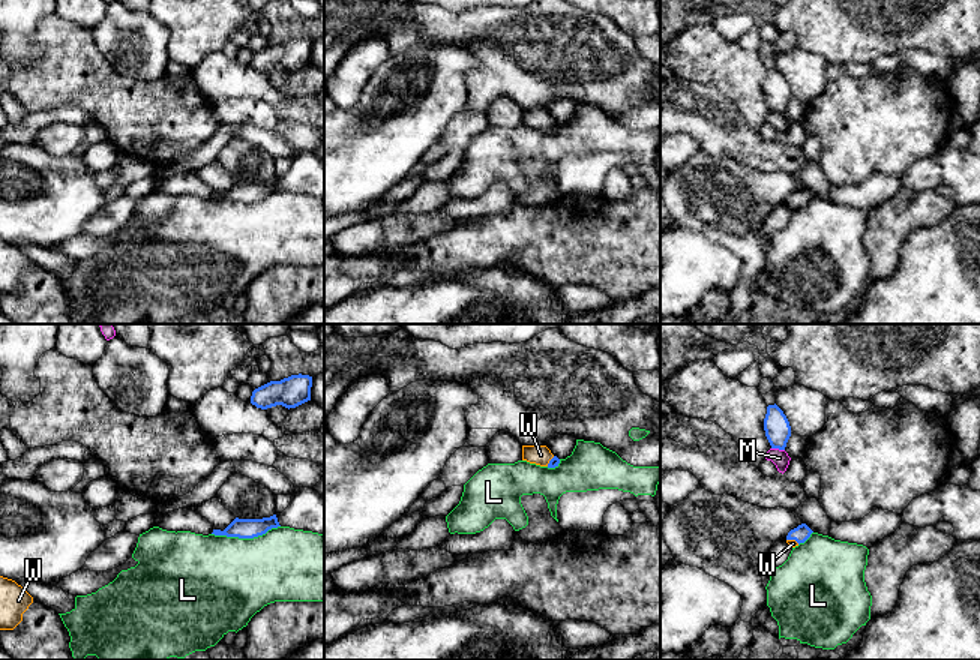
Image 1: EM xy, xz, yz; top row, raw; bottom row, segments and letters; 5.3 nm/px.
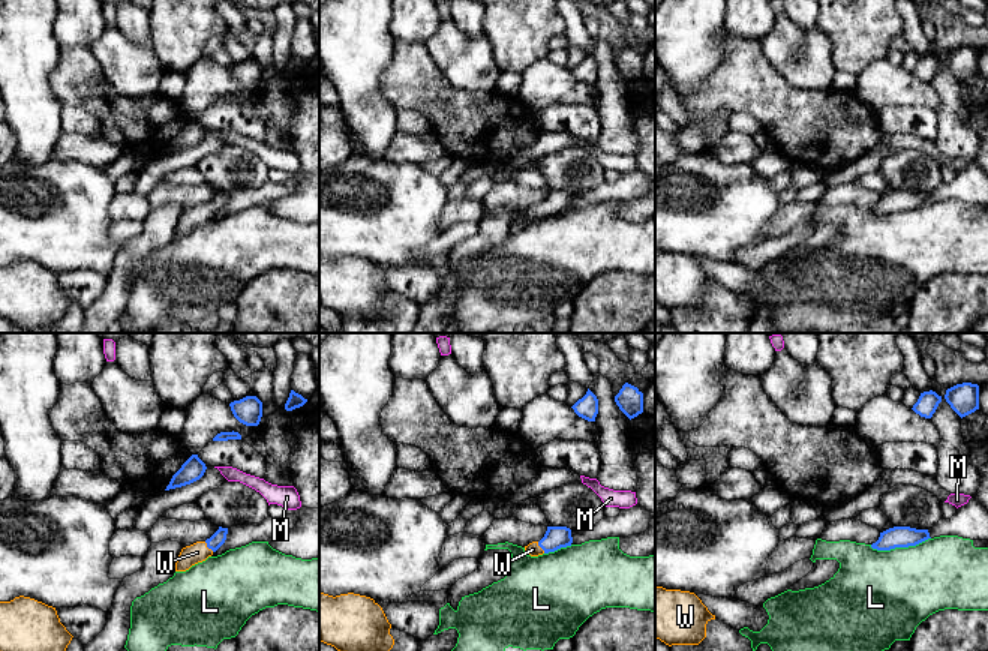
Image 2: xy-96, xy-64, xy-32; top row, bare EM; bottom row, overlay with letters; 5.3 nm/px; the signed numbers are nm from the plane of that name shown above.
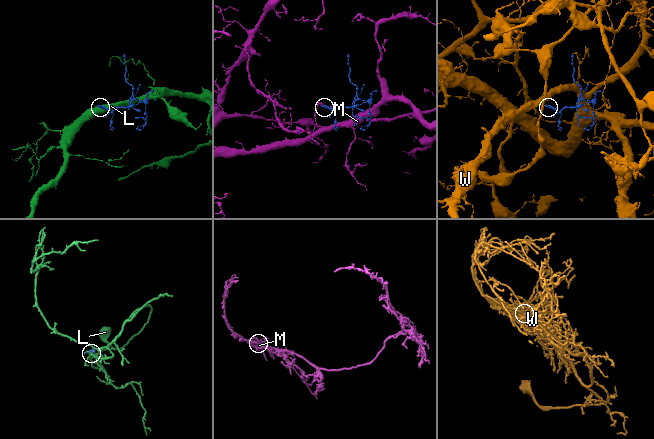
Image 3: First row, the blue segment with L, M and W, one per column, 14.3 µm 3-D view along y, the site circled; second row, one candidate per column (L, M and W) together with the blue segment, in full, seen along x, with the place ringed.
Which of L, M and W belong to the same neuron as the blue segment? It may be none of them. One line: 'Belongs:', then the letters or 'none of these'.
Belongs: W

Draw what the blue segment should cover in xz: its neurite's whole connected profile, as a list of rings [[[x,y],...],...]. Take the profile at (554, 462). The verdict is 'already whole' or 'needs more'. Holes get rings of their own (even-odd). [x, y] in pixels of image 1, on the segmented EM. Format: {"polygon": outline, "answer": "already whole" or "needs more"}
{"polygon": [[[522,446],[522,460],[548,468],[560,464],[560,459],[546,446]]], "answer": "needs more"}

